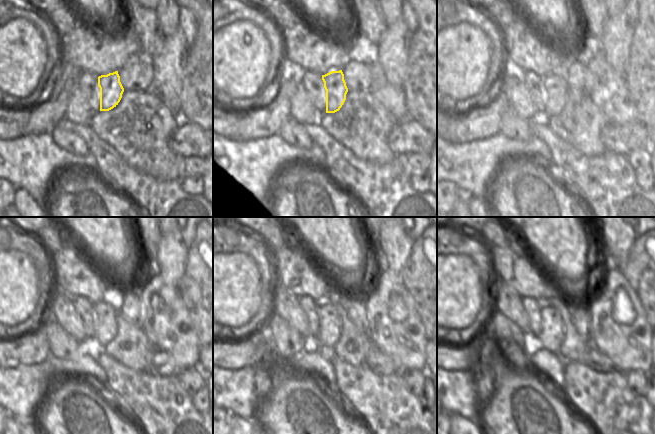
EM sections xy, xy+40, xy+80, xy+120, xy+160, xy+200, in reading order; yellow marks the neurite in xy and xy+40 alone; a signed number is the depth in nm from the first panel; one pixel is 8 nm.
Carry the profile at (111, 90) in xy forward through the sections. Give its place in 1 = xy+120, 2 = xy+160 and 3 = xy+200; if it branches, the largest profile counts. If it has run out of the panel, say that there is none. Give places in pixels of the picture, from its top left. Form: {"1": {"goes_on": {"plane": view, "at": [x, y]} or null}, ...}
{"1": {"goes_on": {"plane": "xy+120", "at": [105, 312]}}, "2": {"goes_on": {"plane": "xy+160", "at": [328, 334]}}, "3": {"goes_on": {"plane": "xy+200", "at": [551, 336]}}}

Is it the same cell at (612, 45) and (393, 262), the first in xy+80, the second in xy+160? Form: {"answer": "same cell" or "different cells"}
{"answer": "same cell"}

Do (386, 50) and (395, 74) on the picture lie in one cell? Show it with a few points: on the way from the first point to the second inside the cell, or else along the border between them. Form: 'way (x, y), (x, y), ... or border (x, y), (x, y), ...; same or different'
way (392, 56), (394, 68); same

